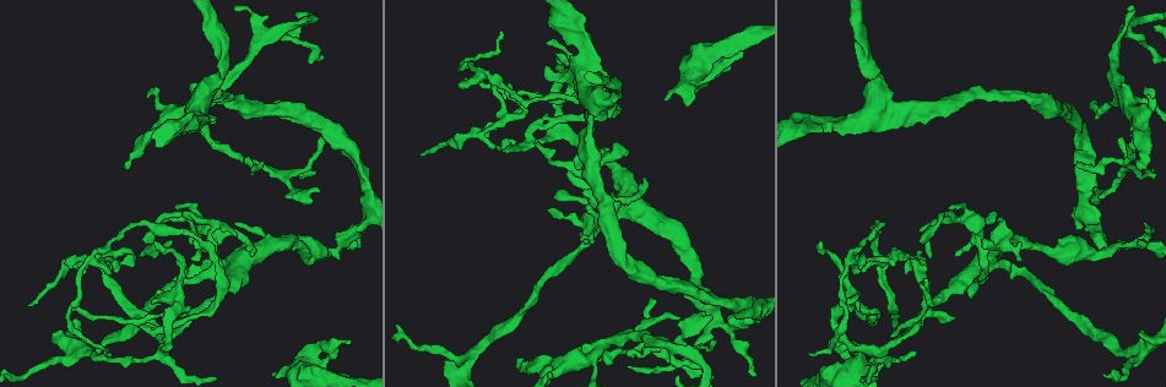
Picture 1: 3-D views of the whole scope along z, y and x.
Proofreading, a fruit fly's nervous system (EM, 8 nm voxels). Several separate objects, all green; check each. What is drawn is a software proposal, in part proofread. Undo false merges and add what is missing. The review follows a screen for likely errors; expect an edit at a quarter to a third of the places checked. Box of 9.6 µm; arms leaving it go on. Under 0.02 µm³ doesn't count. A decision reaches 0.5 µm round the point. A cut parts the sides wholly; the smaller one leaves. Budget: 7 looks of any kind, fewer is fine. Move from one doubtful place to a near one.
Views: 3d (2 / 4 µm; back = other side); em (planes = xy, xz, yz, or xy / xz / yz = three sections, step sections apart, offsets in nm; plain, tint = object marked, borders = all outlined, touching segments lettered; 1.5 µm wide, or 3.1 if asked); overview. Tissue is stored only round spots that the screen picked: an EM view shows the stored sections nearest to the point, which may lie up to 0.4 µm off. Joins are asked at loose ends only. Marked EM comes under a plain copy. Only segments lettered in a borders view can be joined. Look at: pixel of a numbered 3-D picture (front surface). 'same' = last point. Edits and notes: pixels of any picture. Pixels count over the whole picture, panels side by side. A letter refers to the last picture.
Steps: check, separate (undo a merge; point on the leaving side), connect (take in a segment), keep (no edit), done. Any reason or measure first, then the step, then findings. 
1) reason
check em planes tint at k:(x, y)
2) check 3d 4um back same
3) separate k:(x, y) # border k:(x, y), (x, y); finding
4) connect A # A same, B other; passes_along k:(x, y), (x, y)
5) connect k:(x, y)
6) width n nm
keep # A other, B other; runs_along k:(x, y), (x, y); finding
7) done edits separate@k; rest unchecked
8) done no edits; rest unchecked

branch stops here
check em yz step 8 tint at 1:(128, 168)

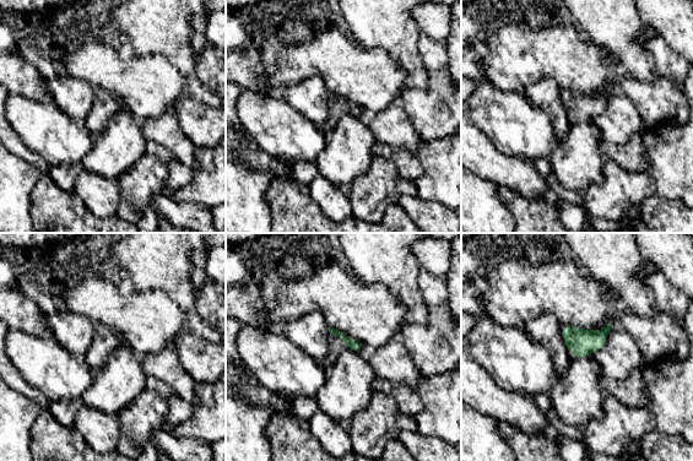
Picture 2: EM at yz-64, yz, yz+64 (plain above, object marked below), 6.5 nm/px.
another direction
check em planes borders same

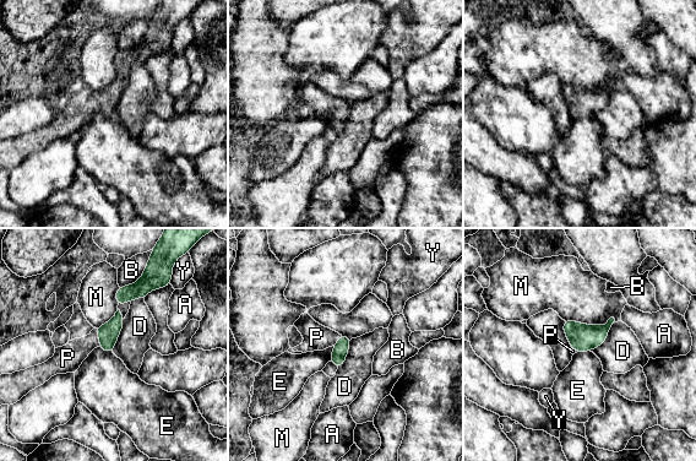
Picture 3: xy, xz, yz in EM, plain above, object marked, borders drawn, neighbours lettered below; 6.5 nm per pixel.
connect 3:(68, 358) # A other, B other, D other, E other, M other, P same, Y other; it goes on there

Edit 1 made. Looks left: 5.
check overview

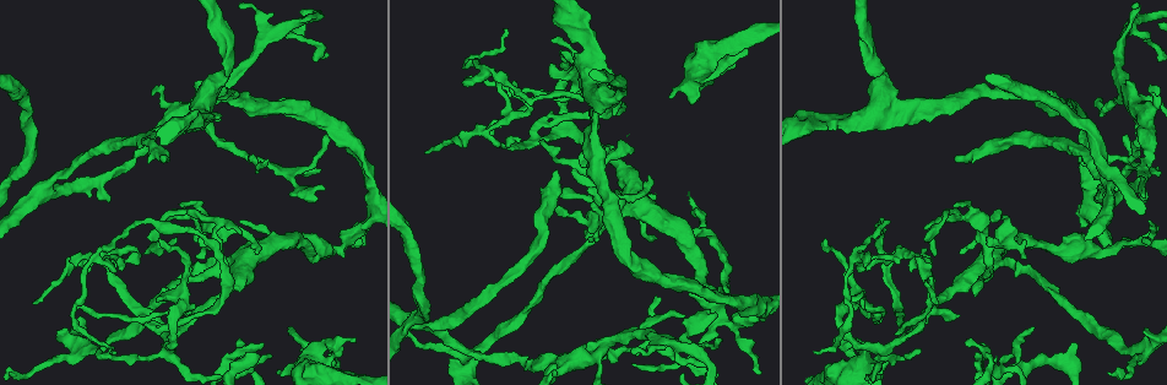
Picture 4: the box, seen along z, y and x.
arms part here
check em planes tint at 4:(272, 165)

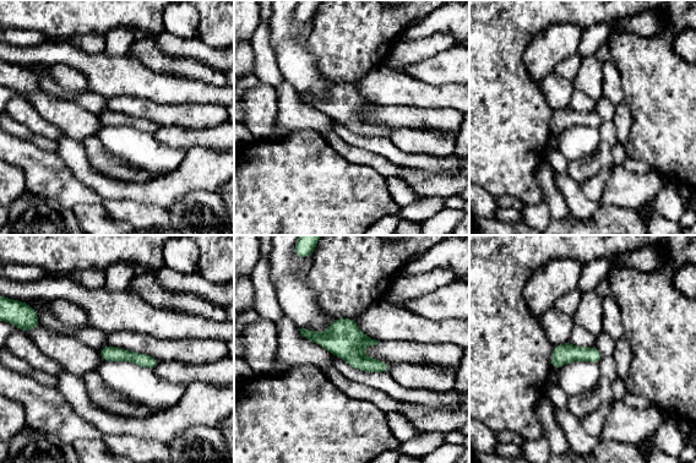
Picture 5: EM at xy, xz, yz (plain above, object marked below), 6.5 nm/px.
see the neighbours
check em planes borders same

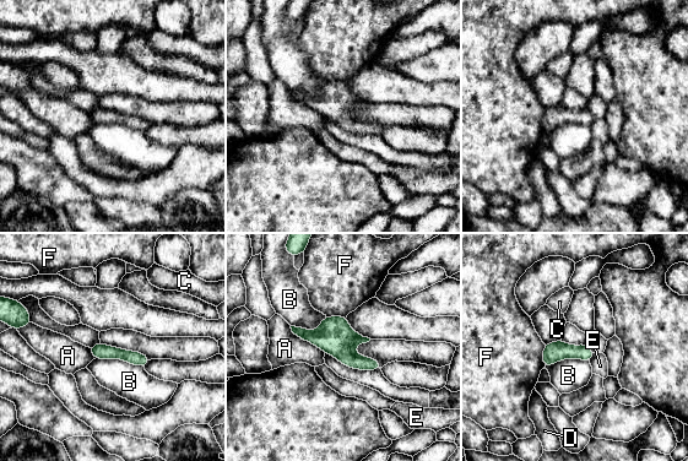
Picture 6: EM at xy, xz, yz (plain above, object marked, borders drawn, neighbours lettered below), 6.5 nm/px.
keep # A other, B other, C other, D other, E other, F other; runs_along 6:(93, 350), (120, 353), (145, 361); continuous, no second neuron

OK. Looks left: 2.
sharp bend
check em planes borders at 4:(624, 201)

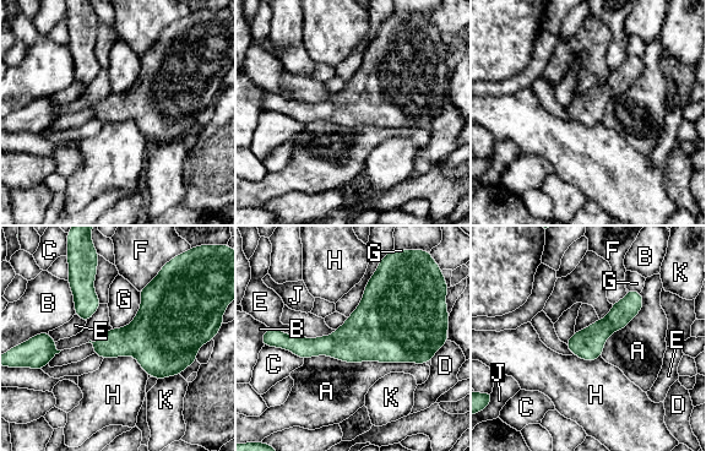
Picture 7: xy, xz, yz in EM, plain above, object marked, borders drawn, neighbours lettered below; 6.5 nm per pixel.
longest_contact A 800 nm
keep # A other, B other, C other, D other, E other, F other, G other, H other, J other, K other; runs_along 7:(639, 305), (586, 344), (571, 347); all the same neuron

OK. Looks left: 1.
done edits connect@3; rest unchecked

